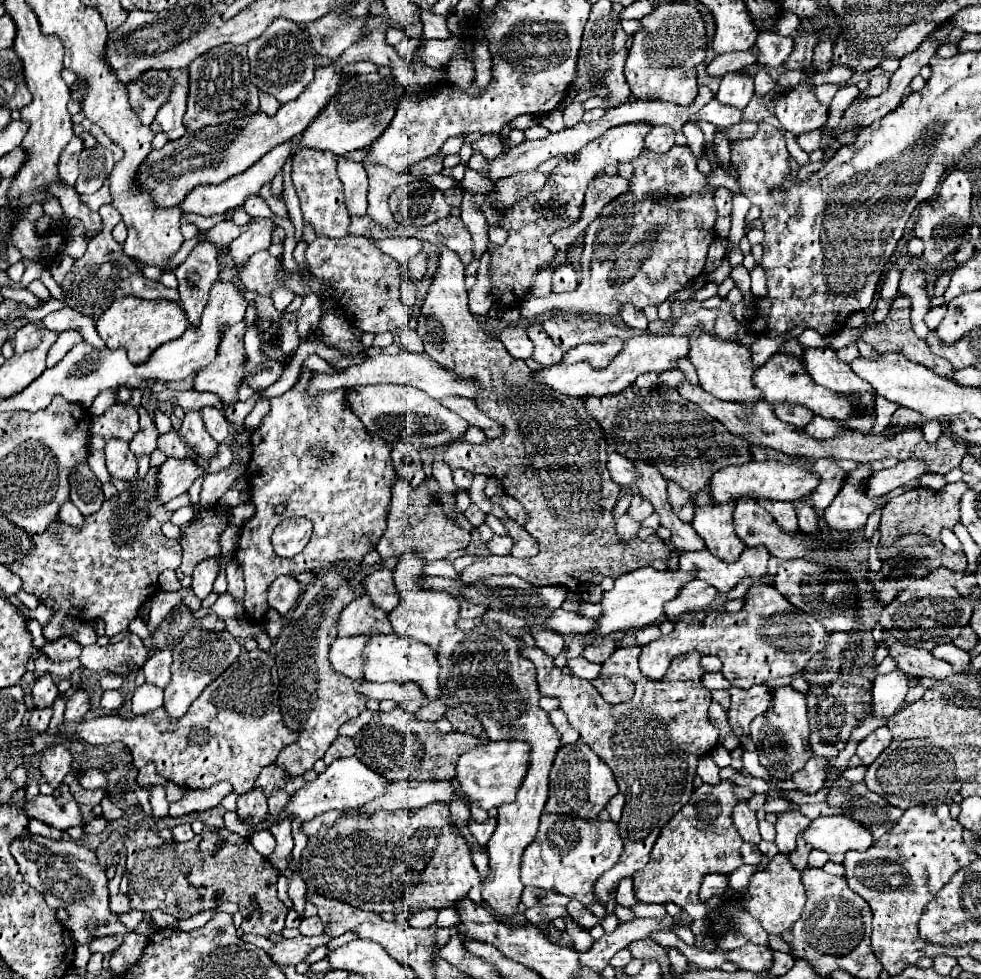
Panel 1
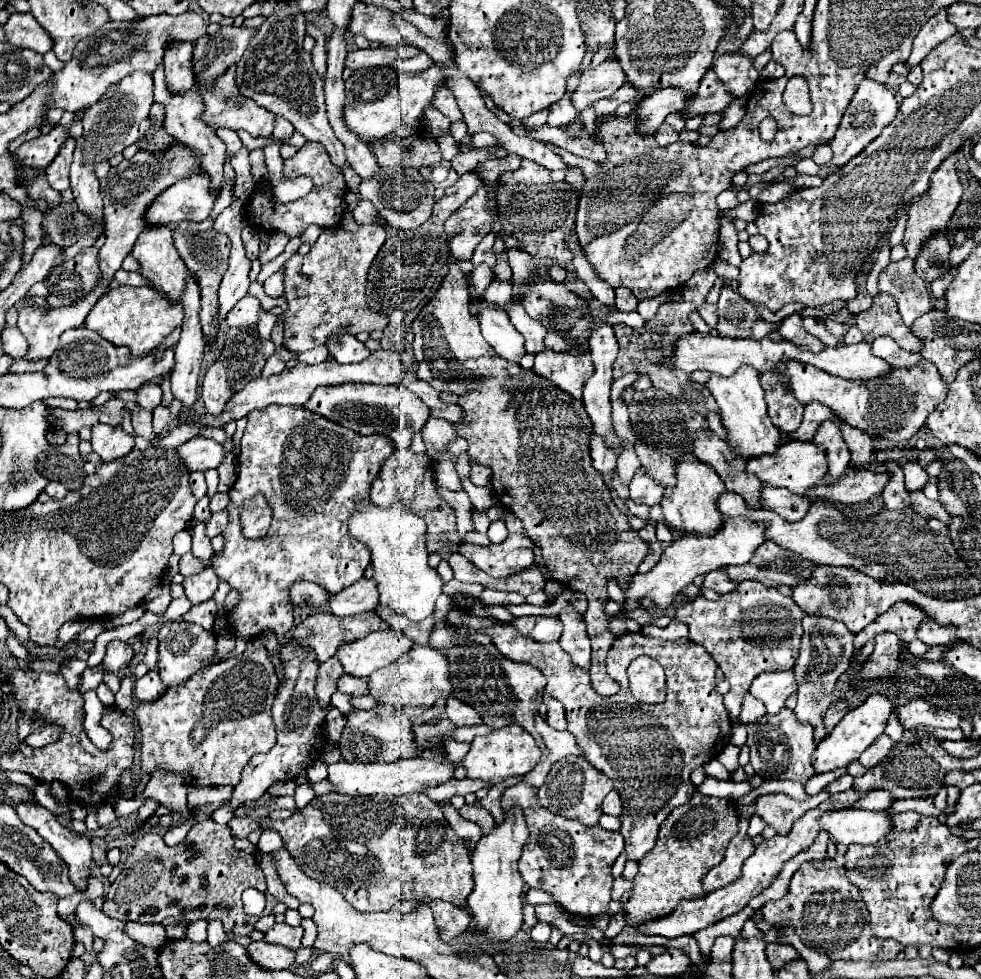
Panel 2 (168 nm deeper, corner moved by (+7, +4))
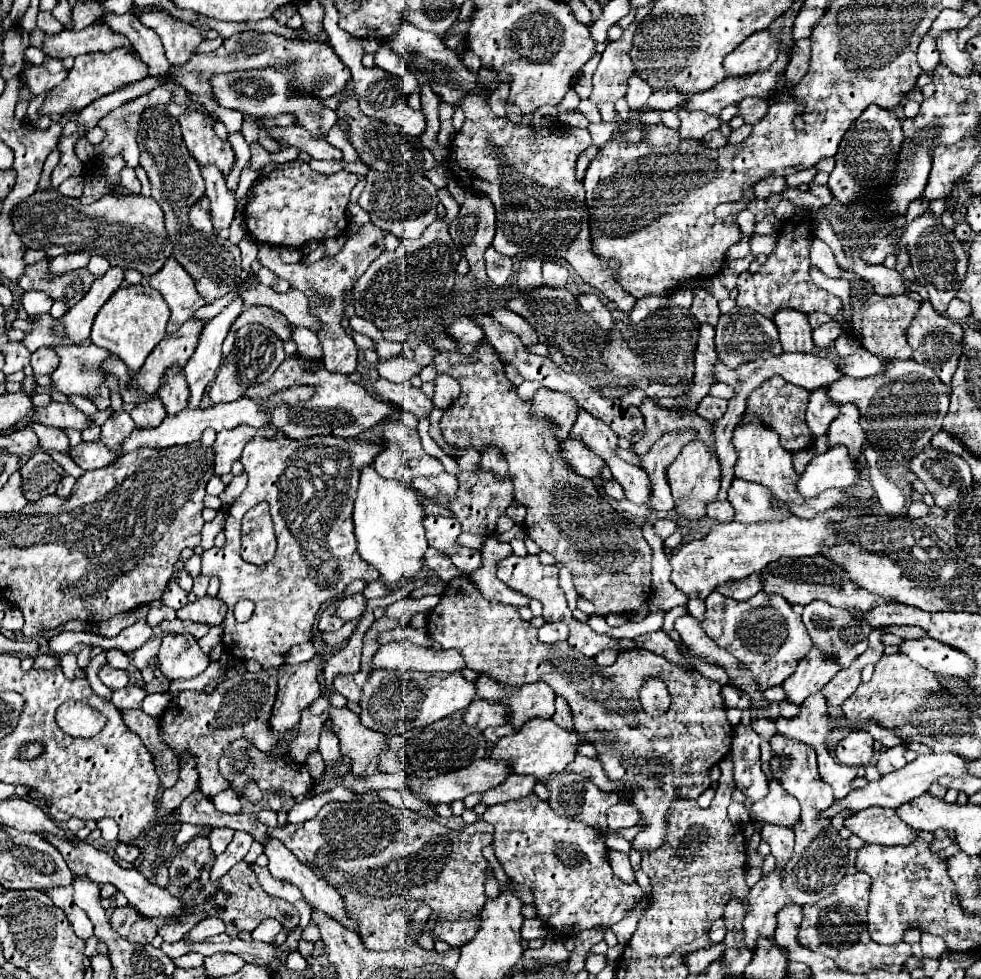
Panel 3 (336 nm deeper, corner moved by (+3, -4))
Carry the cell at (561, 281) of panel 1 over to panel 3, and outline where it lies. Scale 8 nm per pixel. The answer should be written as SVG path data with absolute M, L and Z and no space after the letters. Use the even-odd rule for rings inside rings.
M547 261L543 263L543 279L547 287L565 287L567 279L569 279L569 271L565 265Z

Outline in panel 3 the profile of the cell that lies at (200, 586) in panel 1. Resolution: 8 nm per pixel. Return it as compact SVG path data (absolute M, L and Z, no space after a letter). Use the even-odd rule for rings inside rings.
M203 595L195 599L193 603L187 603L183 609L177 611L179 619L189 619L195 623L209 623L209 625L221 625L225 619L227 605L211 595Z

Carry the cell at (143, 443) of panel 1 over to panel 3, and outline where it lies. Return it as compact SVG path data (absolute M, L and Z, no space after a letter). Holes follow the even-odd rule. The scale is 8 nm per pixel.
M153 395L153 401L147 401L145 405L135 405L131 417L137 429L155 429L161 419L165 419L165 409L161 401L157 401L157 395Z

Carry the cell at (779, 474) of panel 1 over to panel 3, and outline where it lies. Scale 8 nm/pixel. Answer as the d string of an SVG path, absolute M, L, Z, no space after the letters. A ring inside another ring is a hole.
M835 445L825 453L813 457L805 471L797 475L795 487L803 497L817 497L823 489L845 489L855 485L857 479L859 467L849 457L849 453L845 453L843 445Z

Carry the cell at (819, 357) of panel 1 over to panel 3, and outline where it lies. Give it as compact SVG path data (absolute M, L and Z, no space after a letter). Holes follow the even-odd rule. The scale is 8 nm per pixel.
M785 309L783 313L775 313L773 317L777 329L779 329L779 339L783 345L783 351L813 351L815 343L811 339L811 327L807 323L807 317L803 313Z

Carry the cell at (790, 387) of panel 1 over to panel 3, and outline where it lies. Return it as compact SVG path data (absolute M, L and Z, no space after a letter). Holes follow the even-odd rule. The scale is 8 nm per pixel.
M891 359L885 373L865 379L841 377L841 381L827 385L825 393L835 405L857 405L865 425L867 445L881 451L919 451L941 431L951 387L941 383L929 365L917 363L915 359Z

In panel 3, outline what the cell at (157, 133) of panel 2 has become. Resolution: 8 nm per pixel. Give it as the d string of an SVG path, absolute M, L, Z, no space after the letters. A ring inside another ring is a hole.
M157 105L153 109L145 109L143 119L141 119L141 129L137 133L137 143L141 149L141 167L147 171L147 177L151 181L151 197L161 205L161 209L165 211L165 227L167 233L171 237L173 243L173 255L175 259L185 267L185 271L193 277L197 291L201 293L201 297L205 299L205 303L213 303L215 299L225 297L229 291L233 291L239 283L241 283L241 255L239 255L239 247L233 245L229 239L219 239L213 233L201 233L197 229L193 229L189 225L187 219L187 209L189 205L193 205L193 201L197 201L199 197L205 195L205 183L199 171L199 163L193 159L193 155L189 153L183 137L181 137L181 129L179 129L179 121L173 119L165 105Z

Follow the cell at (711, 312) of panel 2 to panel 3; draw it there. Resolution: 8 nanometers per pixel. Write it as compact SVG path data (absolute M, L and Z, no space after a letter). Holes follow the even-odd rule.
M701 287L693 289L694 297L691 305L691 313L697 317L699 323L709 323L709 325L717 325L719 321L719 307L717 301Z

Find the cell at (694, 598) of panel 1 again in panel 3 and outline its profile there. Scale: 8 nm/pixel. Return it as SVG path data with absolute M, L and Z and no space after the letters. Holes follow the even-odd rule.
M753 573L747 579L733 581L729 585L721 585L721 587L717 587L717 593L725 595L725 597L731 597L731 599L749 599L755 593L761 591L761 579L759 579L759 575L761 573Z

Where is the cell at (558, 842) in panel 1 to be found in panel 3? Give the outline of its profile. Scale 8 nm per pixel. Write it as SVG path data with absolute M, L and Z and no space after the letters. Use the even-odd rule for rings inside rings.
M535 793L529 797L489 805L483 813L483 819L495 827L495 855L501 857L501 865L507 877L515 883L523 883L533 889L537 917L543 919L551 929L555 929L561 937L573 937L577 931L593 929L593 927L611 927L625 917L629 909L643 897L639 885L623 883L611 869L609 849L605 845L605 837L589 825L581 825L569 817L561 817L553 813L547 801L541 801Z

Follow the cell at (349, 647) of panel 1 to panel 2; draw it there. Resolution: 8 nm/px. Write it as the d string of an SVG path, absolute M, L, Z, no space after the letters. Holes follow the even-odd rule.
M395 629L373 631L367 637L341 645L337 659L343 663L345 673L353 677L367 677L373 671L397 661L401 655L413 649L413 641Z

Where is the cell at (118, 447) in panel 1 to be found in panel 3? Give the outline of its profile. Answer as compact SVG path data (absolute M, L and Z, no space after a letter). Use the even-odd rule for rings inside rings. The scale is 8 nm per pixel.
M115 411L101 427L101 441L111 449L115 455L123 451L123 441L131 435L135 423L127 411Z

